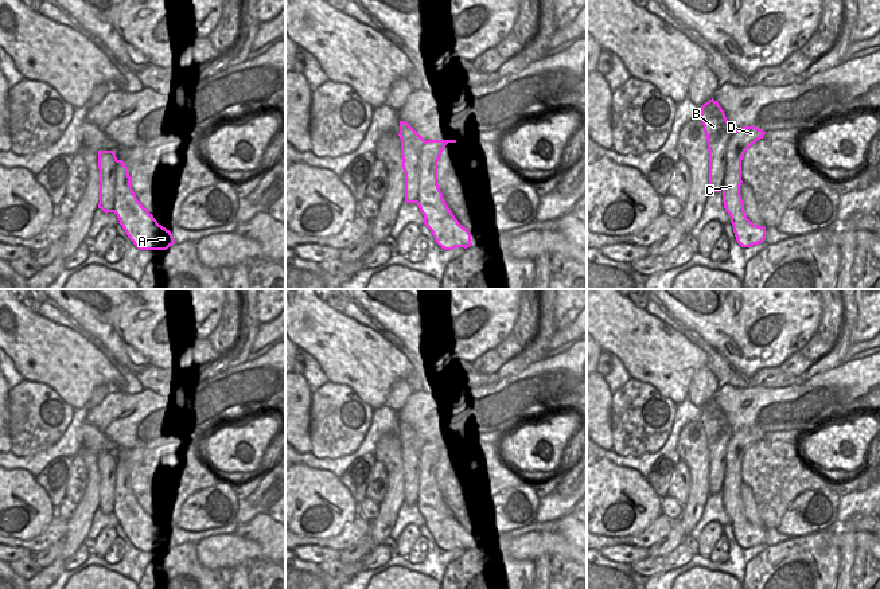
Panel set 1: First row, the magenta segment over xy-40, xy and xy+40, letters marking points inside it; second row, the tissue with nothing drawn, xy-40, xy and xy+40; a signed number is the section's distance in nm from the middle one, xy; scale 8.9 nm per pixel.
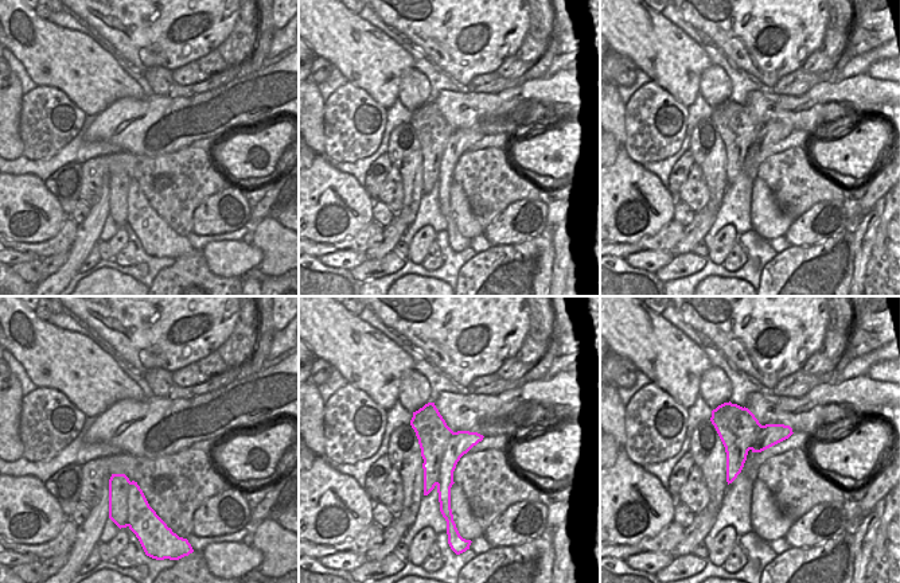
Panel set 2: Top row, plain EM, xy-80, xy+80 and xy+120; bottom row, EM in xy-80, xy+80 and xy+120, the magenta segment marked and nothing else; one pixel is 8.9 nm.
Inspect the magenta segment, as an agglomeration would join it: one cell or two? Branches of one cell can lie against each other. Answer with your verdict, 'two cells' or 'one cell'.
two cells

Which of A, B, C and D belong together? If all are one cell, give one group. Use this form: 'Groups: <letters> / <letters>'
Groups: A C D / B

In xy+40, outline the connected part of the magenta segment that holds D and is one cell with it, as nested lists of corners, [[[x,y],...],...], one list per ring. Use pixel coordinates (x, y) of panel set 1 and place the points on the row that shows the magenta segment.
[[[743,126],[736,129],[725,152],[728,165],[725,168],[725,179],[723,184],[723,203],[725,211],[731,217],[733,233],[741,247],[759,245],[766,239],[766,227],[754,225],[745,215],[744,203],[740,195],[741,160],[745,151],[763,139],[766,132],[756,126]]]

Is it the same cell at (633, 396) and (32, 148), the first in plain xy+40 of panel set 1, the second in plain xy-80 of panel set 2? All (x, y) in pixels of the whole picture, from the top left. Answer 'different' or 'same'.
same

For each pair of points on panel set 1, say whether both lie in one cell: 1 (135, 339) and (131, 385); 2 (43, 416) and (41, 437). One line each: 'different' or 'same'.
1: different
2: same

